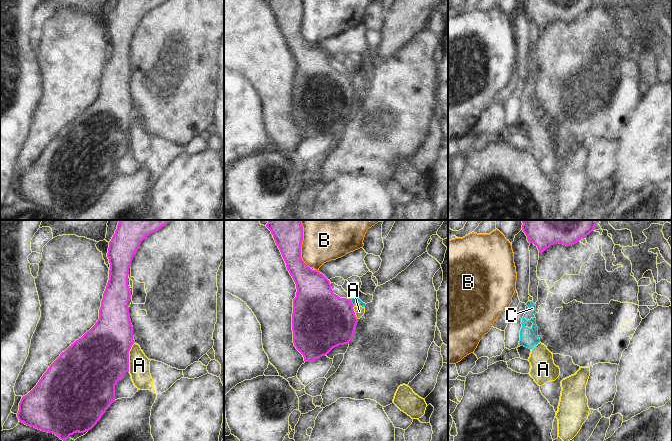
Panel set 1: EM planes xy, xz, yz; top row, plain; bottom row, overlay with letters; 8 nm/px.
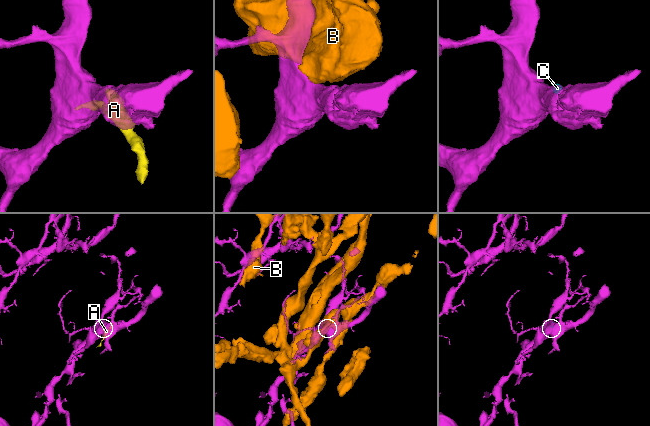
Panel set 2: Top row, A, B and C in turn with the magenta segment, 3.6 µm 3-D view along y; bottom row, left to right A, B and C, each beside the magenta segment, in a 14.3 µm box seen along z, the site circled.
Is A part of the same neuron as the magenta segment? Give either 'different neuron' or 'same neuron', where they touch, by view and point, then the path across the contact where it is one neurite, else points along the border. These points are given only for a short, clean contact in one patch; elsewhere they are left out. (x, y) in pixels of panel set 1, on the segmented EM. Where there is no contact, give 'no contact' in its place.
different neuron; contact xy (128, 357); border xy (134, 342), (129, 351), (128, 371)

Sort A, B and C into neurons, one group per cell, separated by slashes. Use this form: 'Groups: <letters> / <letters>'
Groups: A C / B

